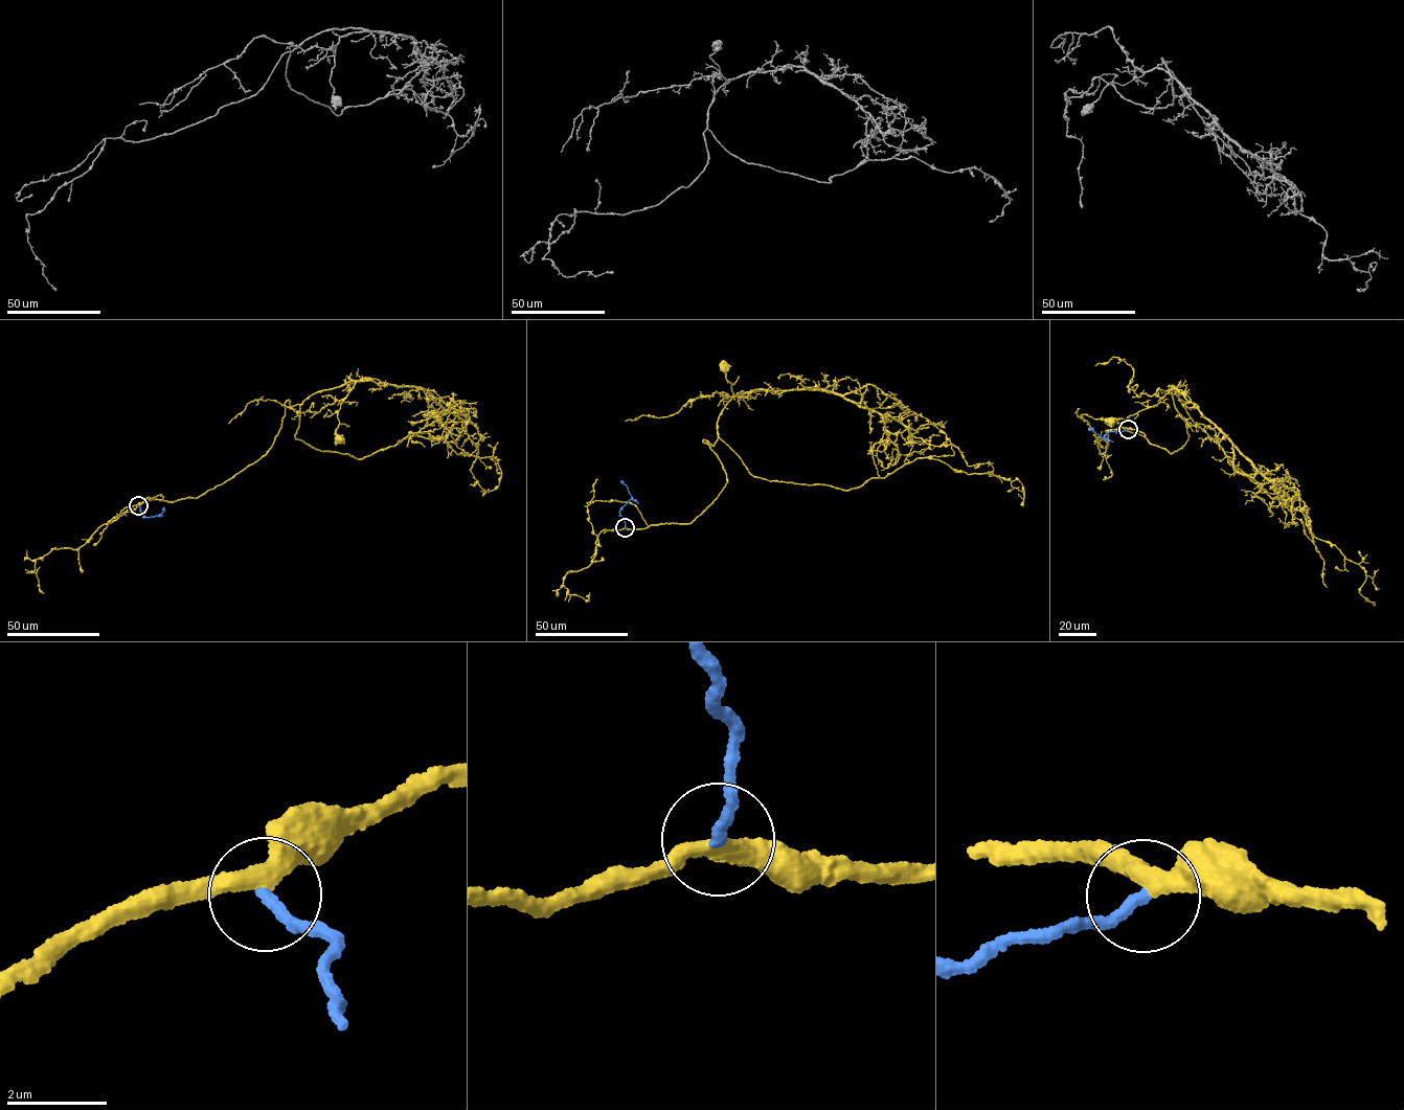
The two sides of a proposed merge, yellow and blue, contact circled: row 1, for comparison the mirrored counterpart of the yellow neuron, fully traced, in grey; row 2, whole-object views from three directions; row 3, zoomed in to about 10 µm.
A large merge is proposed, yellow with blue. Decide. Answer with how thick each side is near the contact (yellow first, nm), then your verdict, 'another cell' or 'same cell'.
340/240 nm | same cell

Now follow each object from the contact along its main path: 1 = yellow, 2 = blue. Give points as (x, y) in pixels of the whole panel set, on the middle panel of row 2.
1: (625, 528), (689, 523), (725, 486), (702, 442), (715, 445), (722, 411), (744, 392), (734, 394), (724, 367)
2: (625, 528), (619, 511), (632, 496), (621, 481)

